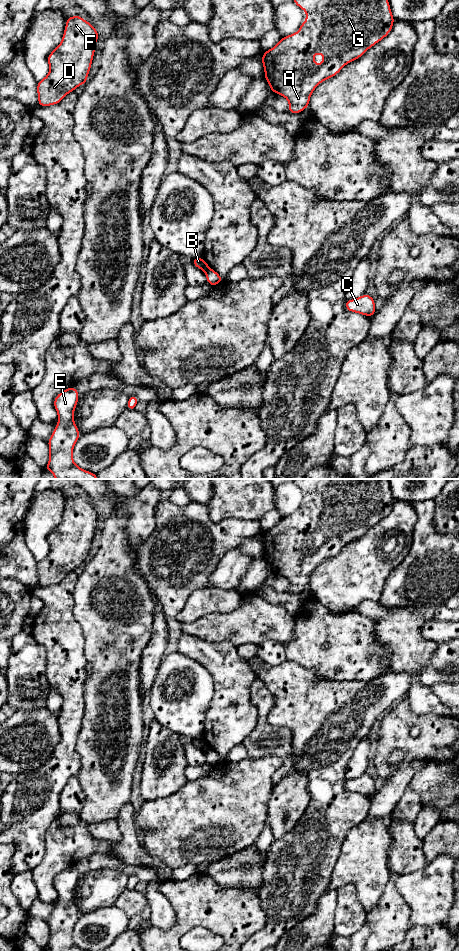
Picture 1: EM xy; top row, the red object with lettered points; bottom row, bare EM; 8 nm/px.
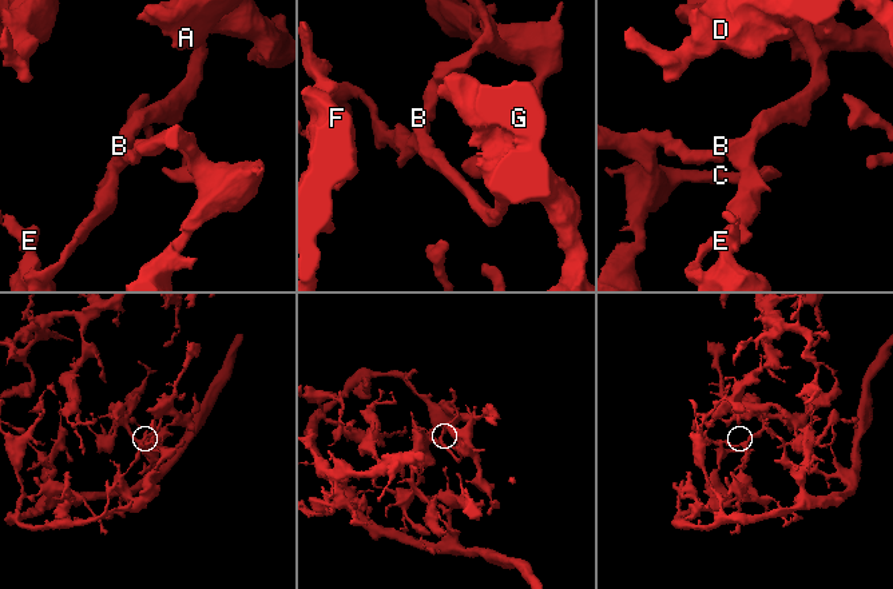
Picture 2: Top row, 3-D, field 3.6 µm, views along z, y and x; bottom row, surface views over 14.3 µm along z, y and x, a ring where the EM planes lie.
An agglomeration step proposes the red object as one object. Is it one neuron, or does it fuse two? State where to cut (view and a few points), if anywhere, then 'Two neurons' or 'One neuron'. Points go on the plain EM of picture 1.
Split along xy (210, 748), (204, 751). Two neurons

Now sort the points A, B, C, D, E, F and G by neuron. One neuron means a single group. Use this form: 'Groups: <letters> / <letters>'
Groups: A B G / C D E F

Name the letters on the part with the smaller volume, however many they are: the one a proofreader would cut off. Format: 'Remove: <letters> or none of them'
Remove: A, B, G

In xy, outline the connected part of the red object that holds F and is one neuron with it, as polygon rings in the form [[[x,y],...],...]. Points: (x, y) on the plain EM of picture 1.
[[[81,496],[67,497],[62,521],[47,537],[49,553],[37,562],[38,586],[58,584],[68,573],[87,562],[98,517],[95,507]]]

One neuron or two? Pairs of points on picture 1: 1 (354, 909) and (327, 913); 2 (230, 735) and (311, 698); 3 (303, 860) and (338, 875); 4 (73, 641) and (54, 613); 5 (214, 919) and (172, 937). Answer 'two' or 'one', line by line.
1: two
2: two
3: two
4: one
5: one

